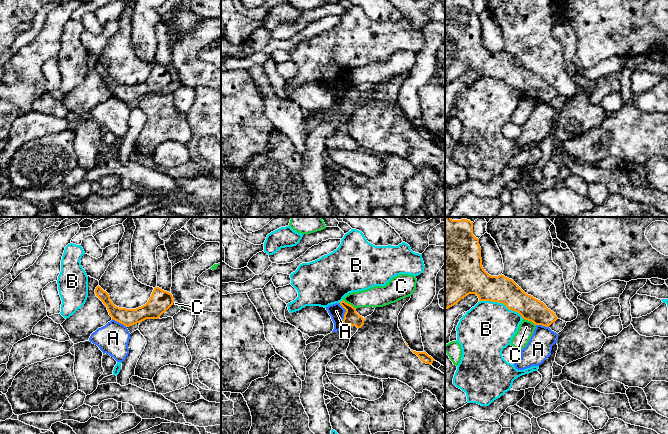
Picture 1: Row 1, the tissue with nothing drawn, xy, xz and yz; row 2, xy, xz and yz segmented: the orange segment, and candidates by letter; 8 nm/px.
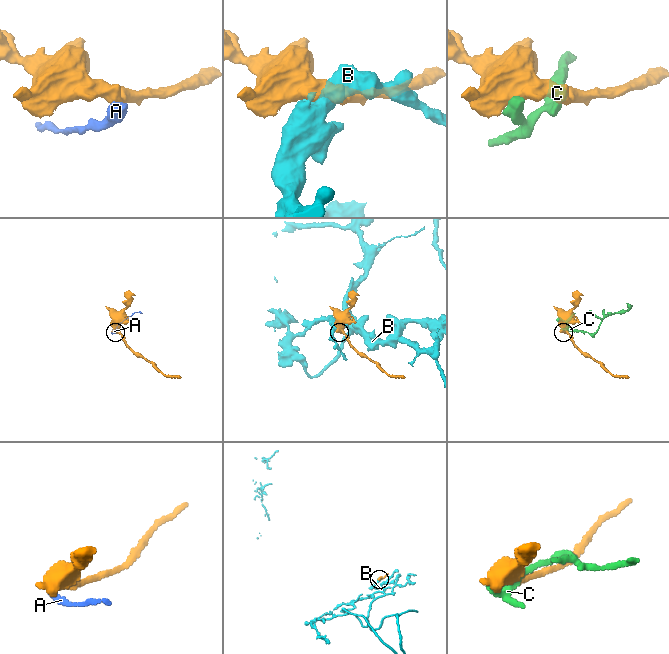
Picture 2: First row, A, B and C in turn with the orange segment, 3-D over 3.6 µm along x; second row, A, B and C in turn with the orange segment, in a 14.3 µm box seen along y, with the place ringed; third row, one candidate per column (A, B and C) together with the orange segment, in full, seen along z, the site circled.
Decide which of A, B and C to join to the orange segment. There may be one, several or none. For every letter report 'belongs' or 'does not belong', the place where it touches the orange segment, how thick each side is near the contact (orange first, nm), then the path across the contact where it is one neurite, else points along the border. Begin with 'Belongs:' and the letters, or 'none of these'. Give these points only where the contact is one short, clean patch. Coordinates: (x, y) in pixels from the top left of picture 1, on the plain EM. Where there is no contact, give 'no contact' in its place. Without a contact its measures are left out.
Belongs: none of these
A: does not belong | xz (344, 90) | 120/120 nm | along xz (339, 78), (345, 86), (343, 101)
B: does not belong | yz (501, 78) | 220/420 nm
C: does not belong | xz (349, 80) | 120/180 nm | along xz (342, 76), (356, 84)

